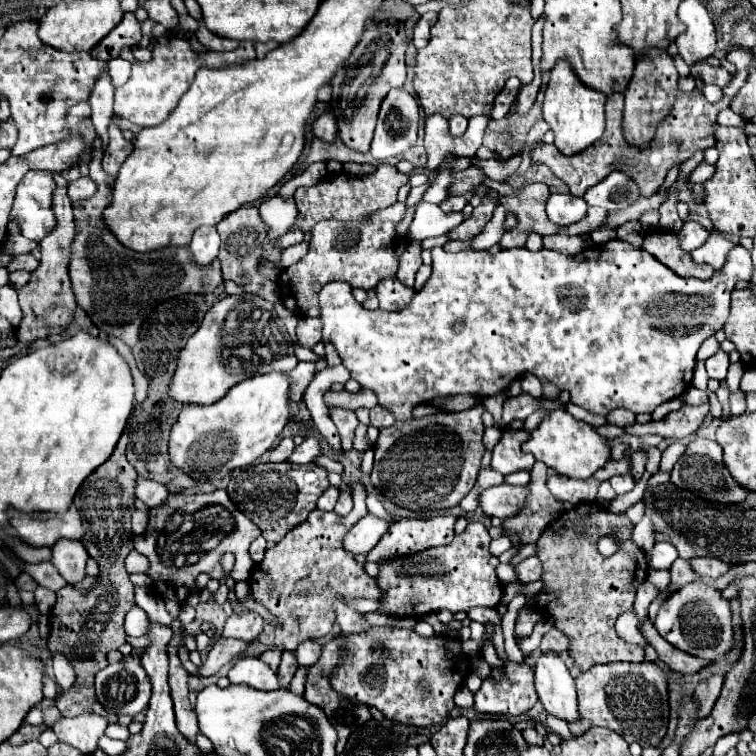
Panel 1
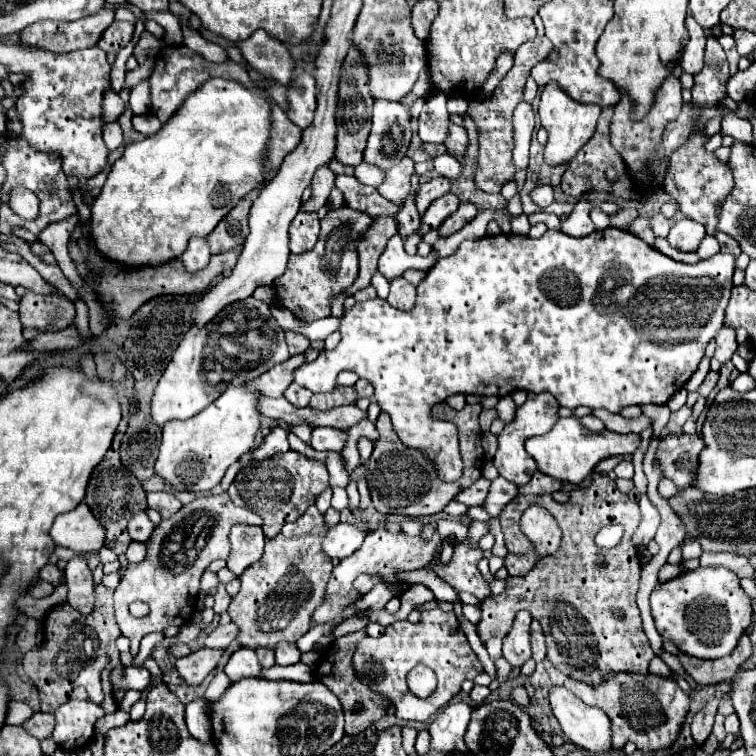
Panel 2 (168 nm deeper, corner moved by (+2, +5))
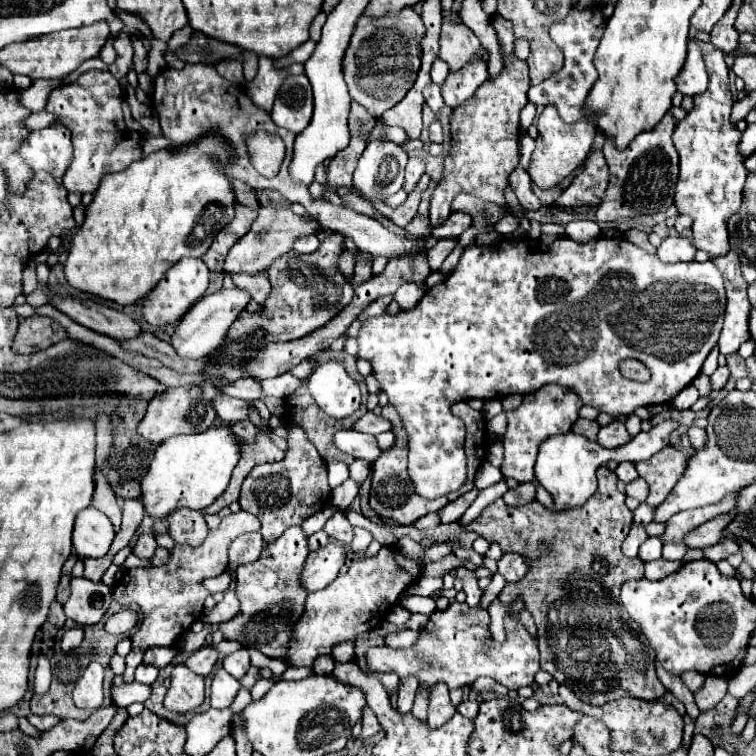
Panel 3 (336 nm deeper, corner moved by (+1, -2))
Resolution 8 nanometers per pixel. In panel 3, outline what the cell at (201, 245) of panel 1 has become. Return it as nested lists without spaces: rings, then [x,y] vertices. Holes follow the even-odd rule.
[[[185,257],[179,263],[175,263],[171,269],[165,271],[163,279],[157,283],[157,287],[145,297],[143,301],[143,309],[141,315],[149,325],[161,327],[161,325],[171,325],[177,323],[179,319],[183,319],[189,309],[205,295],[209,287],[209,269],[203,263],[203,259],[193,259],[193,257]]]

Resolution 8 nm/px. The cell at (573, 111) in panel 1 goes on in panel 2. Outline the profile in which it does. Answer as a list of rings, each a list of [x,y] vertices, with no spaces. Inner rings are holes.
[[[550,82],[548,86],[544,86],[544,90],[540,94],[540,110],[538,112],[540,112],[542,126],[548,132],[548,144],[544,150],[546,162],[552,166],[558,166],[558,164],[566,164],[592,138],[592,134],[596,132],[596,122],[598,122],[602,108],[596,104],[576,102],[556,82]]]

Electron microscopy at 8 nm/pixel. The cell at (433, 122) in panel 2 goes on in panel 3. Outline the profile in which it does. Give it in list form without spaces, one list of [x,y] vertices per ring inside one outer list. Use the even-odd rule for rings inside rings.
[[[437,59],[437,61],[433,63],[433,69],[431,69],[431,77],[433,77],[433,81],[441,85],[443,79],[447,77],[447,73],[449,73],[449,65],[447,65],[443,59]]]

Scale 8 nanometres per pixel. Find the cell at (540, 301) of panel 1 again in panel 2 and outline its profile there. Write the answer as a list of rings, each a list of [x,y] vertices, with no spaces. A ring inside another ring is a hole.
[[[606,228],[596,230],[588,234],[588,238],[572,238],[564,232],[548,230],[542,238],[532,240],[528,236],[516,236],[516,234],[498,234],[498,236],[484,236],[480,240],[466,240],[462,242],[454,254],[446,258],[438,258],[438,262],[428,270],[426,278],[418,284],[418,296],[416,304],[408,312],[398,312],[392,308],[386,300],[374,298],[366,302],[354,304],[340,320],[338,332],[342,334],[340,344],[330,350],[322,352],[314,362],[302,364],[294,372],[294,382],[300,386],[312,390],[312,392],[330,392],[336,386],[336,376],[340,370],[352,370],[360,378],[370,378],[370,384],[374,386],[374,396],[382,412],[386,412],[392,418],[392,426],[400,440],[410,448],[424,450],[432,462],[438,466],[438,476],[444,480],[458,480],[462,474],[462,458],[458,454],[458,438],[456,438],[456,426],[451,422],[438,421],[432,418],[430,410],[434,404],[444,402],[452,394],[478,394],[478,396],[508,396],[514,390],[528,390],[528,392],[550,392],[560,406],[576,408],[576,406],[588,406],[588,408],[606,408],[610,412],[620,412],[626,406],[642,406],[642,404],[666,404],[668,398],[680,390],[688,378],[694,374],[700,358],[704,356],[704,348],[718,334],[724,322],[724,310],[730,300],[730,280],[736,266],[736,256],[728,252],[720,252],[708,260],[700,260],[698,264],[680,264],[664,254],[660,254],[656,248],[648,246],[638,236],[618,230],[618,228]],[[396,340],[396,342],[394,342]],[[678,344],[684,344],[682,350],[676,350]]]

